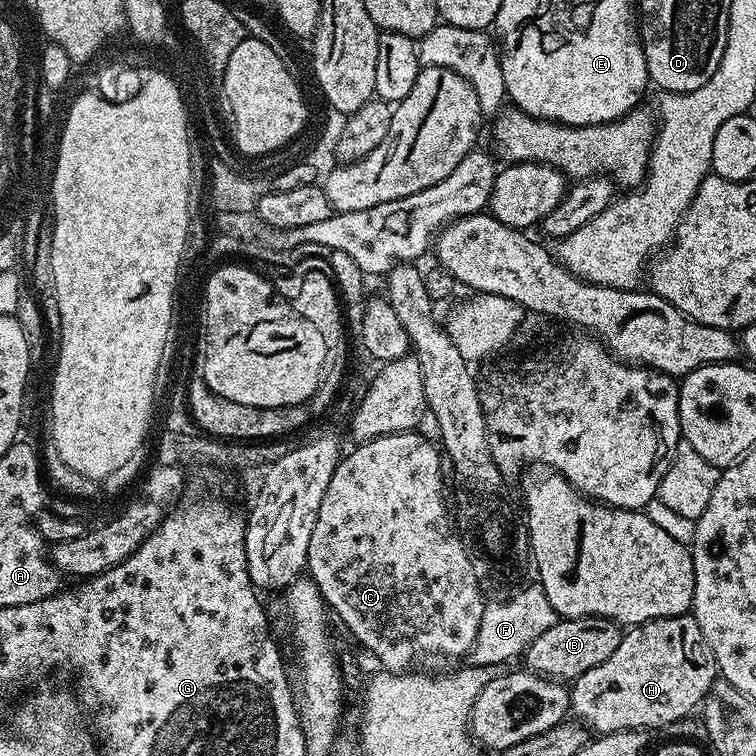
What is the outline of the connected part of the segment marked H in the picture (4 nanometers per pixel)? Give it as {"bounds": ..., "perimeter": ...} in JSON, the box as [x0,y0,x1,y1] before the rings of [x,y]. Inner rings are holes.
{"bounds":[570,614,717,734],"perimeter":[[[691,614],[648,620],[629,627],[620,637],[618,650],[614,650],[606,662],[594,666],[594,670],[586,670],[586,674],[579,676],[571,685],[570,712],[579,723],[596,734],[635,728],[664,728],[667,724],[678,723],[695,708],[697,711],[717,678],[714,650],[710,650],[710,642],[706,642],[702,626],[698,626]]]}

